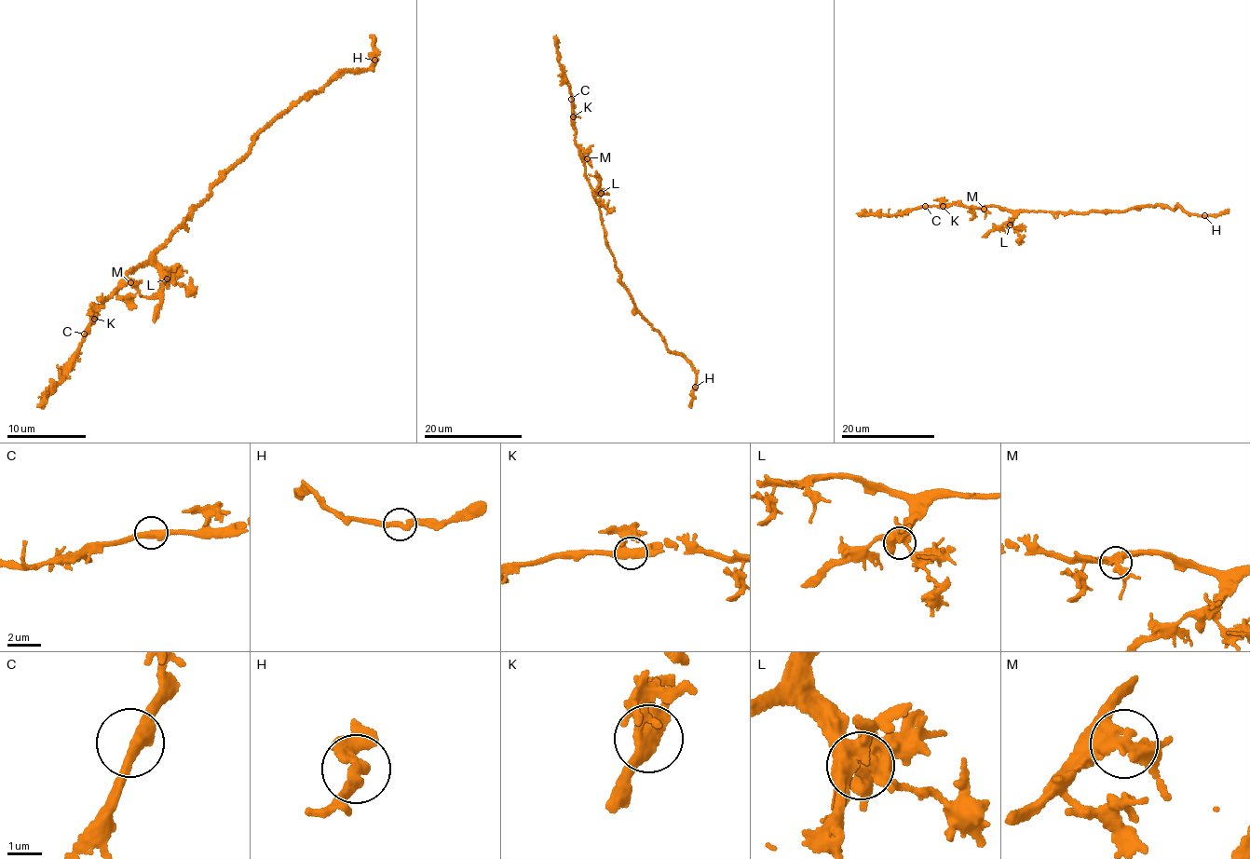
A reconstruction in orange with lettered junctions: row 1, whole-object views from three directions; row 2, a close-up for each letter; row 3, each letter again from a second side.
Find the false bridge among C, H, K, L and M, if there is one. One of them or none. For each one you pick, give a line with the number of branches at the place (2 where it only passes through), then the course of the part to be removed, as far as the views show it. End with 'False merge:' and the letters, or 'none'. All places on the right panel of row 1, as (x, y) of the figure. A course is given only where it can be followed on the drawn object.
False merge: none

